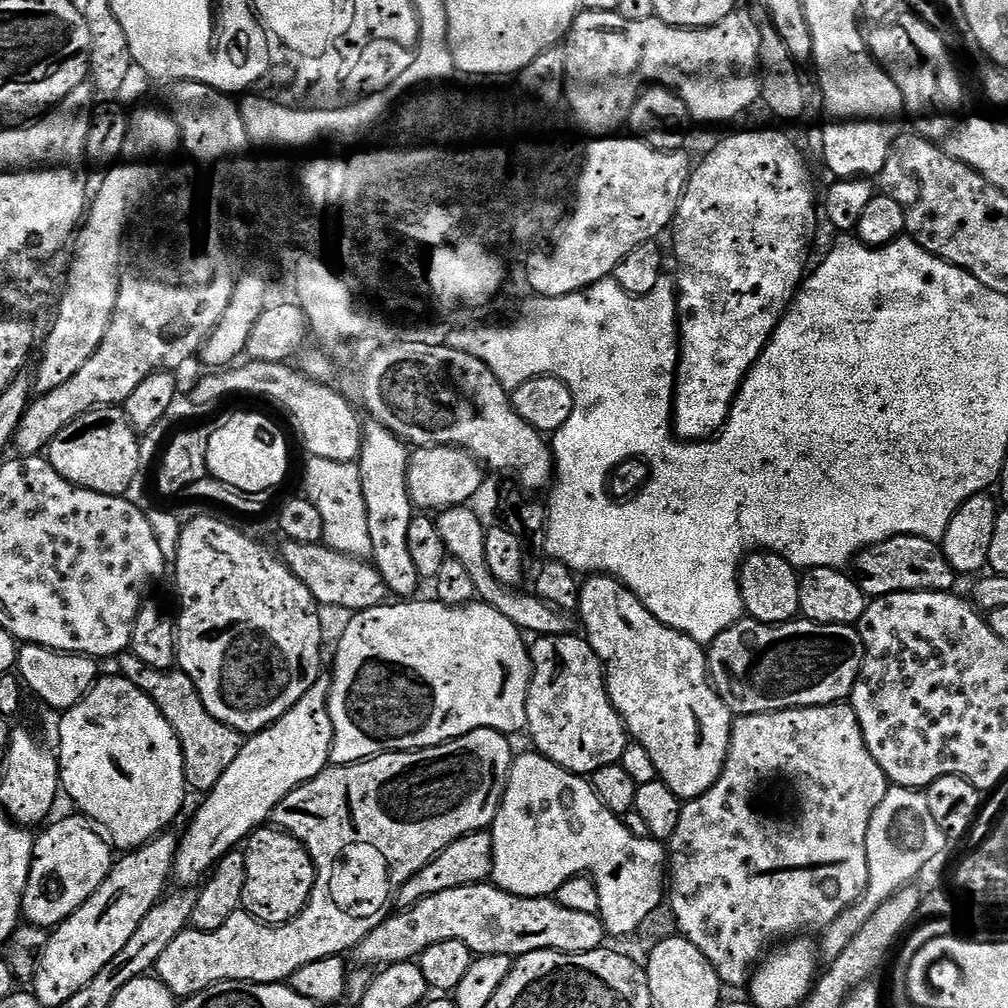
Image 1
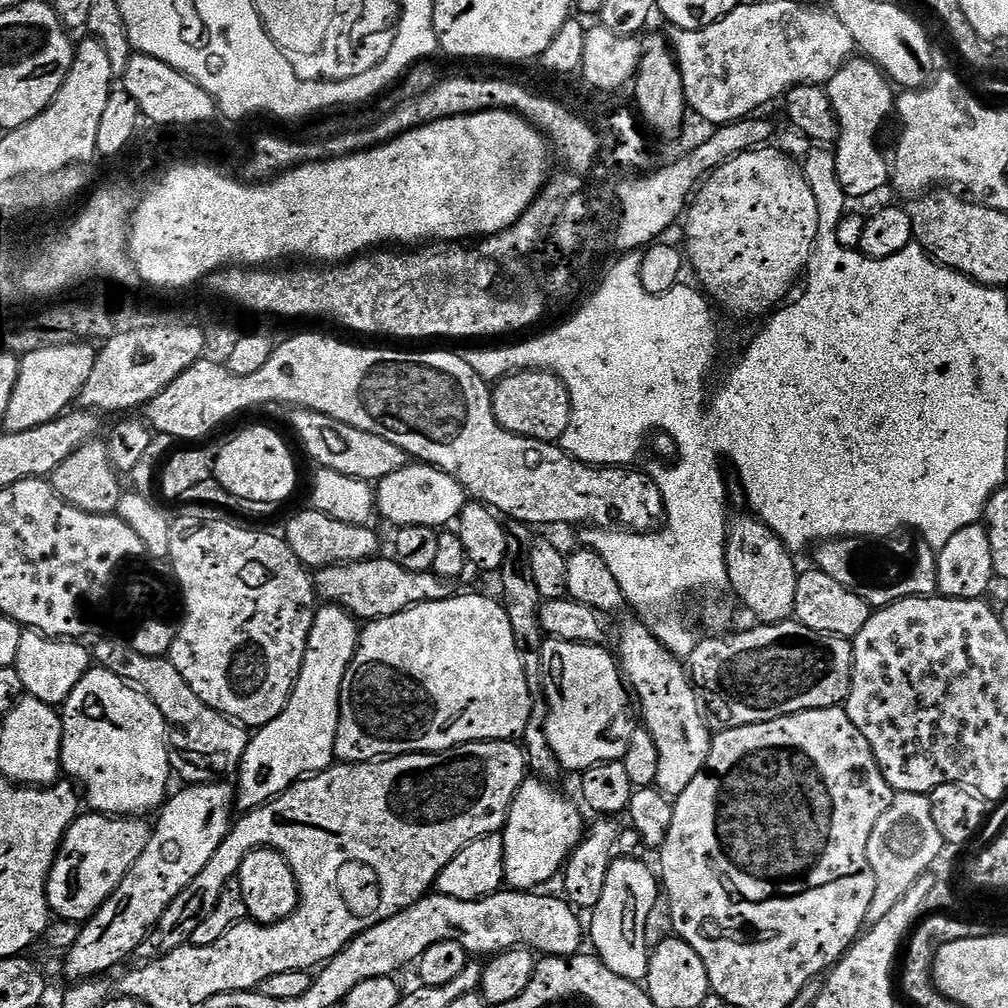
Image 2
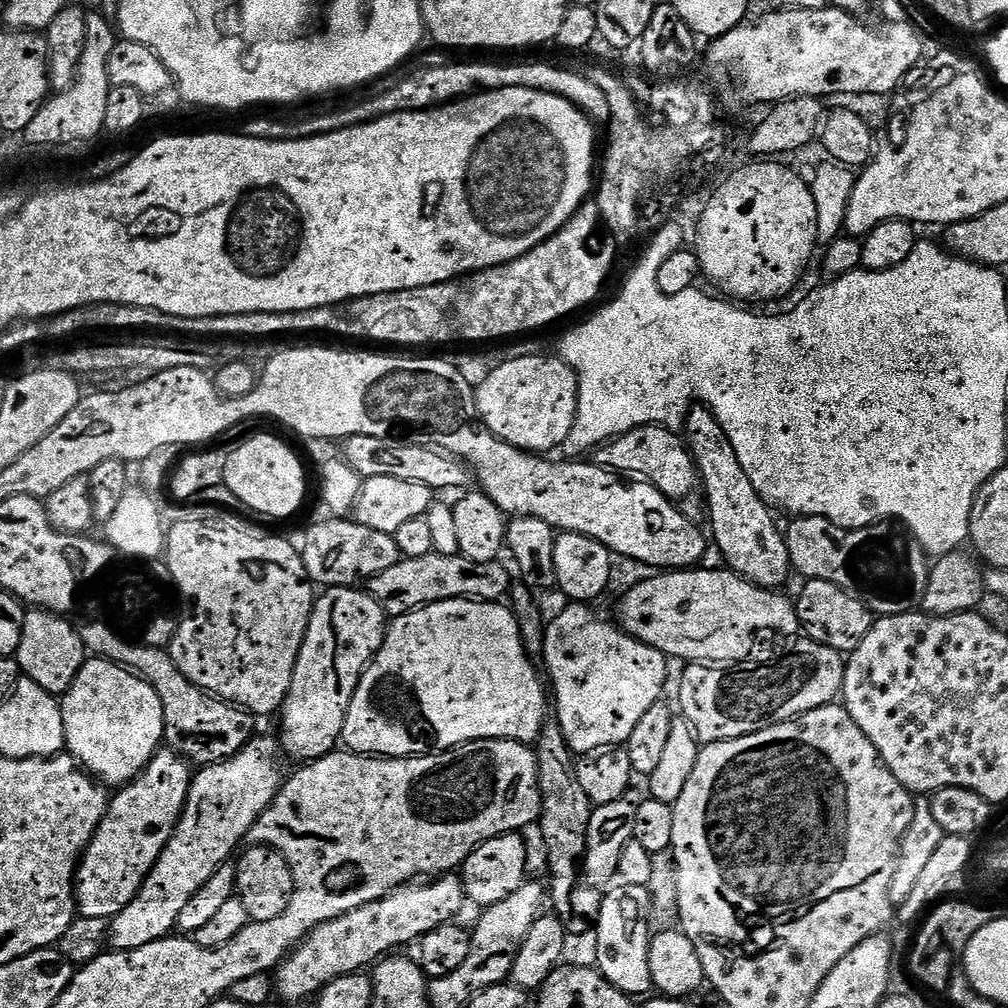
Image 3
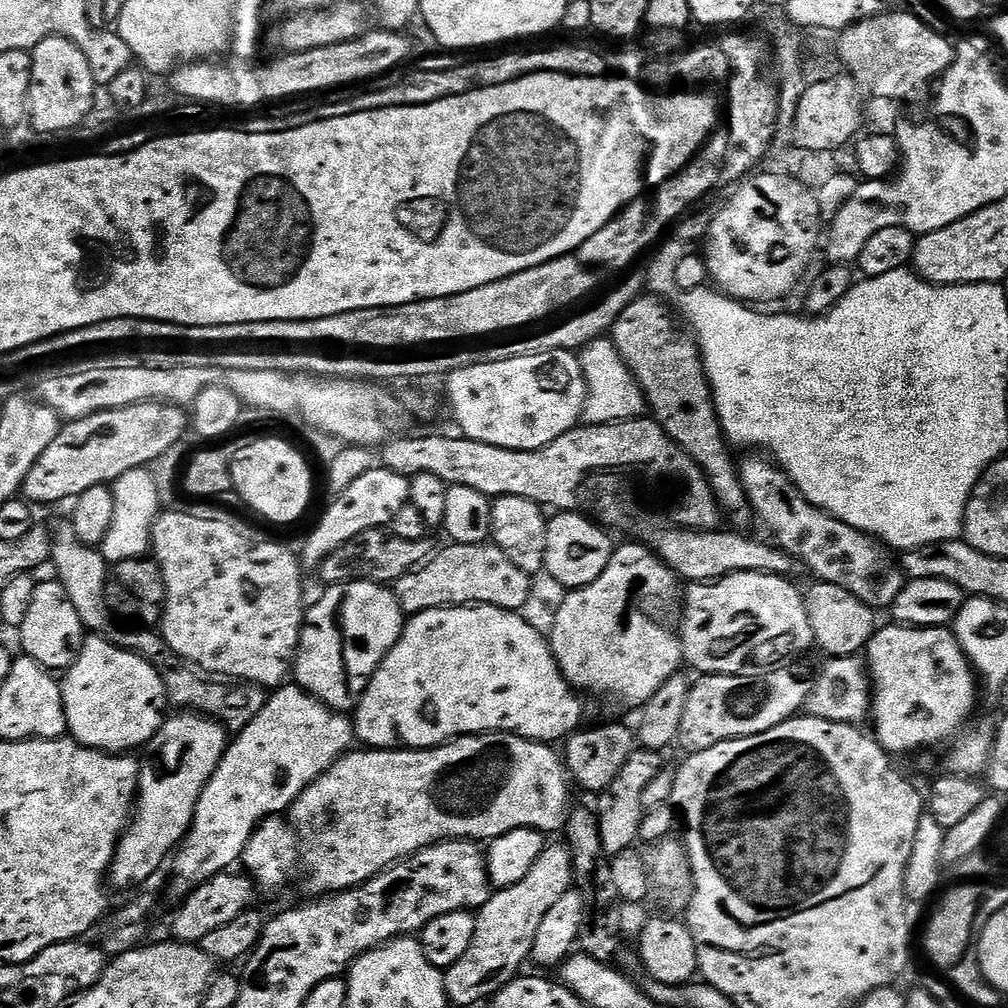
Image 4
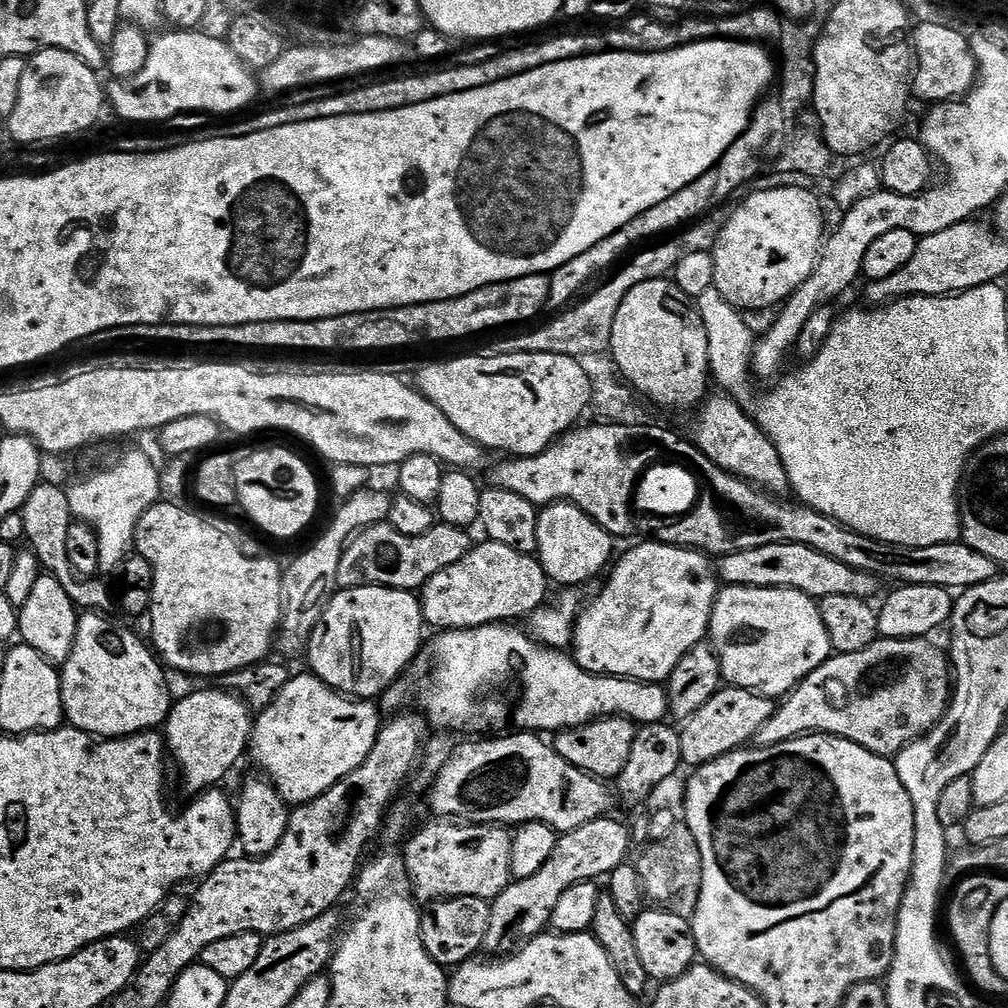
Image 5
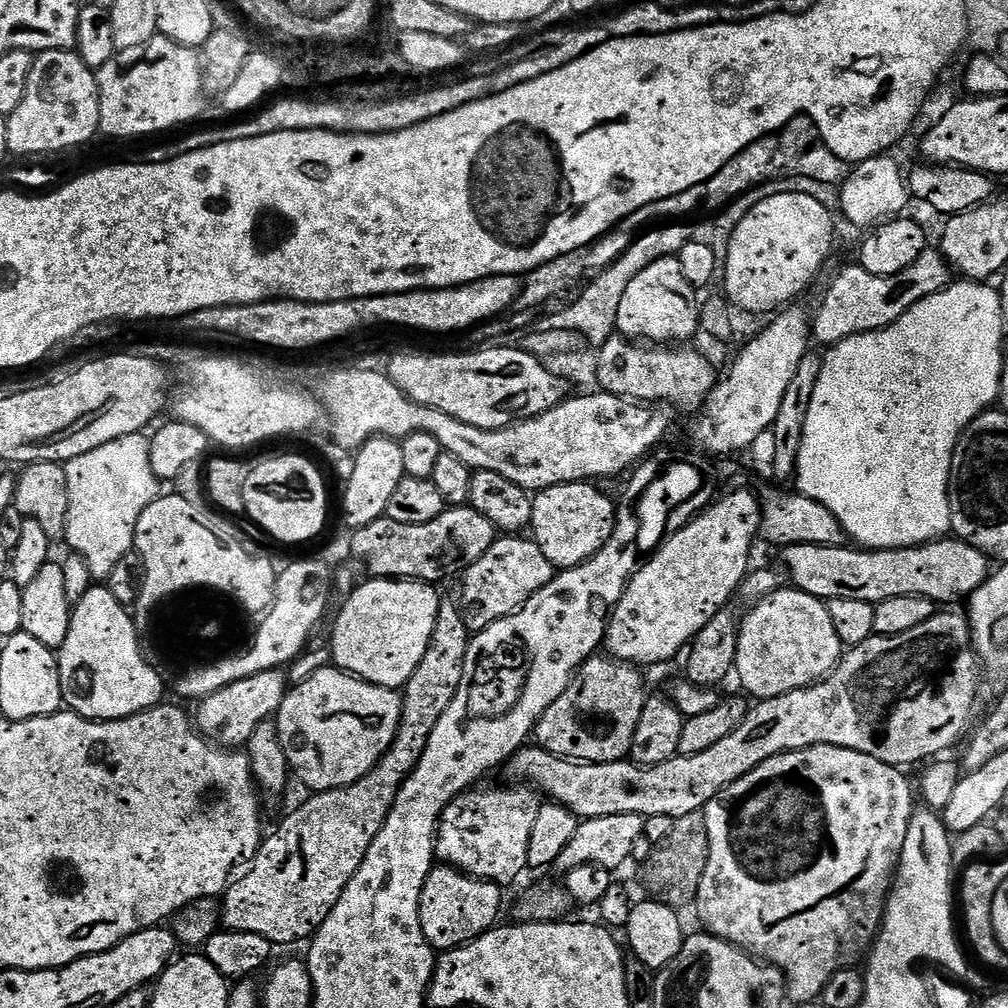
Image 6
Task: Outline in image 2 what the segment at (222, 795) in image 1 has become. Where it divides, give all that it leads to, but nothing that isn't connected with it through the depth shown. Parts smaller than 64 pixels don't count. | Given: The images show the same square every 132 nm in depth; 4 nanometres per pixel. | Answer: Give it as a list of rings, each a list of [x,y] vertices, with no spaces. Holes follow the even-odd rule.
[[[336,604],[321,607],[316,614],[316,620],[310,630],[308,649],[302,662],[302,670],[296,679],[292,696],[286,702],[282,714],[274,718],[274,722],[264,725],[251,737],[244,760],[240,764],[238,779],[240,788],[235,793],[234,800],[244,810],[261,808],[269,800],[281,796],[287,788],[299,784],[301,780],[318,772],[331,768],[336,760],[336,739],[340,730],[340,702],[344,694],[344,685],[348,679],[348,667],[356,656],[360,646],[361,625],[356,617],[351,616],[345,608]]]

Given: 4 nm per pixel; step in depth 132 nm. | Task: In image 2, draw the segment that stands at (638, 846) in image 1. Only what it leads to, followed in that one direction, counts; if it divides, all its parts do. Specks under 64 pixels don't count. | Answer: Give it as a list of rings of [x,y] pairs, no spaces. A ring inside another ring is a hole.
[[[539,778],[525,779],[520,793],[516,795],[508,810],[508,821],[504,824],[502,835],[504,838],[504,879],[507,887],[512,890],[532,890],[544,880],[544,872],[552,868],[552,860],[567,861],[570,853],[580,845],[586,833],[586,820],[580,813],[581,805],[567,800],[560,792],[555,792],[551,783]],[[617,858],[613,860],[612,865],[610,866],[610,874],[606,874],[606,890],[602,890],[602,902],[598,902],[598,906],[591,913],[592,916],[592,928],[590,924],[590,944],[592,940],[592,944],[596,949],[594,949],[595,955],[599,957],[599,959],[603,960],[604,964],[610,969],[614,970],[616,974],[626,978],[627,980],[635,980],[637,982],[643,981],[646,976],[646,957],[649,955],[650,949],[648,947],[648,943],[646,942],[646,918],[650,914],[650,910],[654,907],[654,902],[661,895],[662,888],[658,883],[658,876],[655,871],[652,872],[647,868],[648,865],[644,860],[636,860],[636,859],[625,859],[625,858]]]

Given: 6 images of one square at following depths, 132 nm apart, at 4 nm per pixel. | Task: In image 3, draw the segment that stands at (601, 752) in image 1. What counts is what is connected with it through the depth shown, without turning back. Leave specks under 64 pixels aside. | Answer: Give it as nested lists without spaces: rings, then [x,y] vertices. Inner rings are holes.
[[[572,602],[567,605],[569,608],[564,608],[556,617],[547,621],[544,629],[544,654],[542,663],[548,667],[547,679],[550,681],[550,688],[556,691],[556,716],[562,734],[566,738],[566,742],[571,746],[573,753],[576,754],[595,754],[601,750],[607,750],[617,746],[627,745],[630,734],[634,734],[634,726],[638,726],[639,720],[646,715],[646,710],[650,710],[650,706],[661,703],[664,692],[664,687],[668,684],[668,664],[670,665],[669,657],[664,653],[659,652],[654,646],[646,646],[642,641],[635,640],[623,628],[612,624],[608,620],[603,620],[598,613],[595,612],[595,607],[589,606],[584,602]]]

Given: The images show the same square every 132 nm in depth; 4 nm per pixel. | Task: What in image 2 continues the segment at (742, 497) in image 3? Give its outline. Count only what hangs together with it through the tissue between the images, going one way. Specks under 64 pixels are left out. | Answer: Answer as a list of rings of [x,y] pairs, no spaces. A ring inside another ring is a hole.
[[[755,515],[740,516],[731,521],[728,530],[728,542],[726,544],[726,566],[728,567],[727,587],[757,616],[760,624],[780,624],[783,620],[795,617],[796,607],[794,597],[798,594],[798,567],[792,559],[793,553]]]

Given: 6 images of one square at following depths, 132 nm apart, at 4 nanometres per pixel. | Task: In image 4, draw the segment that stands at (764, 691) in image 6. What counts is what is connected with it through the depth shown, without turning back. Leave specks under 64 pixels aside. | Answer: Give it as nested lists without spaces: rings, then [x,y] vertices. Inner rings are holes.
[[[739,572],[738,574],[730,574],[724,576],[720,580],[711,582],[692,582],[687,585],[688,593],[684,596],[684,617],[680,620],[680,628],[678,627],[678,635],[680,637],[680,645],[684,651],[683,663],[688,664],[696,671],[696,674],[705,676],[738,676],[745,671],[744,668],[748,664],[748,659],[755,654],[759,648],[764,648],[767,644],[772,644],[775,640],[780,640],[784,635],[793,636],[800,644],[813,643],[812,631],[810,630],[810,618],[806,618],[806,606],[804,605],[804,592],[796,589],[791,584],[791,579],[783,576],[771,576],[765,572]]]

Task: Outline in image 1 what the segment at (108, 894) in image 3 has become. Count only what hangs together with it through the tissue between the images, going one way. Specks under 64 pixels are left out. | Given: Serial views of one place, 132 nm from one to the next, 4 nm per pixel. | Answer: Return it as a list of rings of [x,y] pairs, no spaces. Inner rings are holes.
[[[75,815],[57,824],[49,823],[43,829],[45,832],[35,837],[36,845],[30,878],[24,891],[22,916],[27,923],[37,924],[39,928],[52,930],[70,918],[74,910],[78,910],[112,872],[113,845],[83,815]]]

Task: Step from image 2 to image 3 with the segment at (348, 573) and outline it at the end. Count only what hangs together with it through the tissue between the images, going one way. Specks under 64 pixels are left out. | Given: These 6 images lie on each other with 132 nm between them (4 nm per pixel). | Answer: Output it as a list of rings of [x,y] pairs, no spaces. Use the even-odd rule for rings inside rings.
[[[437,552],[426,558],[401,558],[390,570],[374,574],[366,581],[366,591],[382,606],[385,617],[405,616],[428,604],[447,600],[483,600],[500,602],[509,595],[510,579],[500,560],[474,562],[465,556],[443,556]]]

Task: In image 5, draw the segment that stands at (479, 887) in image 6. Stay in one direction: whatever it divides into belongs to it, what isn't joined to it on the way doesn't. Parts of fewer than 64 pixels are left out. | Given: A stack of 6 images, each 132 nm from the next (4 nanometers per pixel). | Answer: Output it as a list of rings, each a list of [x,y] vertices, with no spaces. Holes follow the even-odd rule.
[[[455,896],[449,900],[425,903],[420,914],[420,933],[422,946],[426,946],[426,954],[430,954],[430,958],[434,958],[434,962],[438,962],[446,970],[473,959],[484,947],[491,909],[489,901],[469,896]]]

